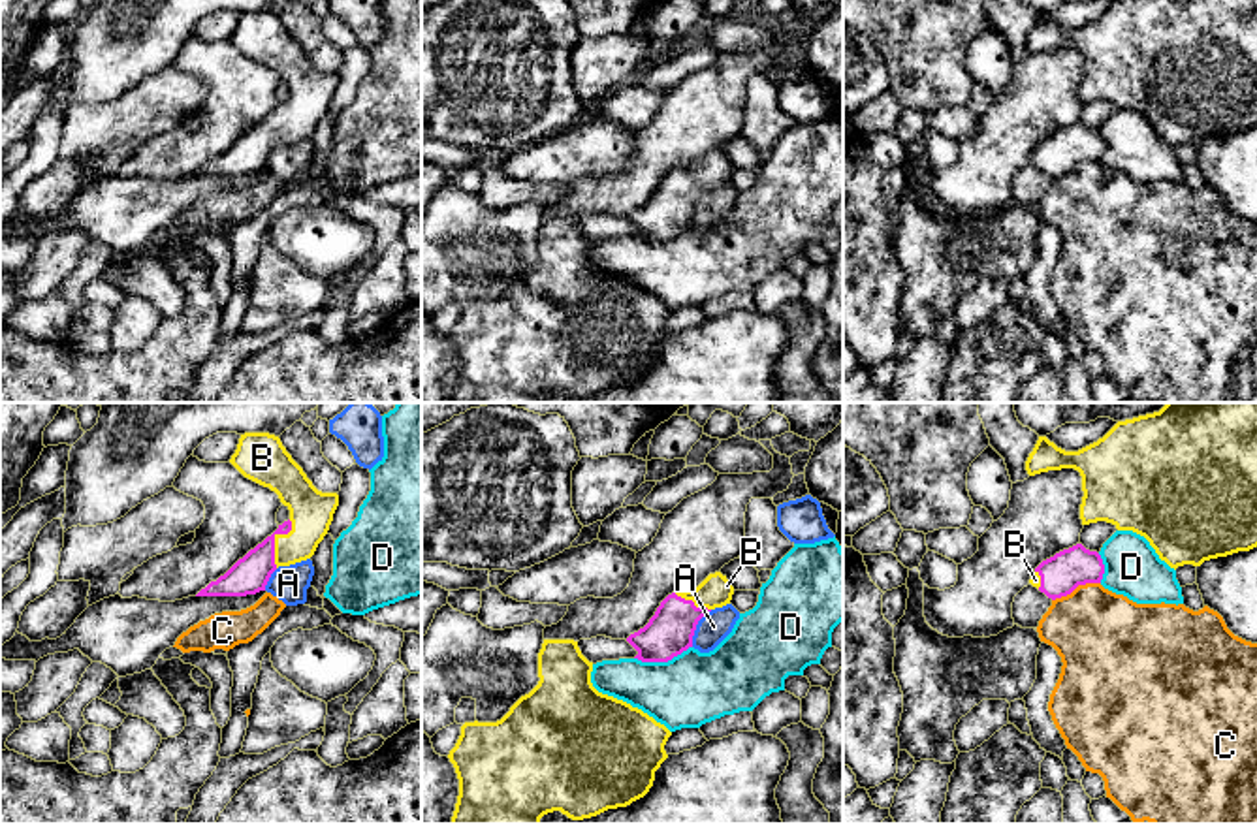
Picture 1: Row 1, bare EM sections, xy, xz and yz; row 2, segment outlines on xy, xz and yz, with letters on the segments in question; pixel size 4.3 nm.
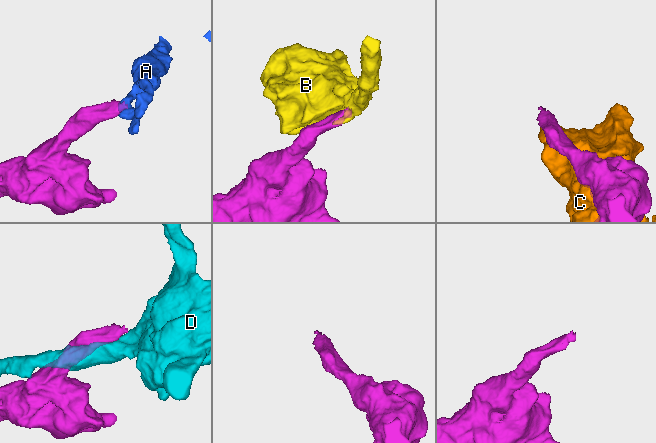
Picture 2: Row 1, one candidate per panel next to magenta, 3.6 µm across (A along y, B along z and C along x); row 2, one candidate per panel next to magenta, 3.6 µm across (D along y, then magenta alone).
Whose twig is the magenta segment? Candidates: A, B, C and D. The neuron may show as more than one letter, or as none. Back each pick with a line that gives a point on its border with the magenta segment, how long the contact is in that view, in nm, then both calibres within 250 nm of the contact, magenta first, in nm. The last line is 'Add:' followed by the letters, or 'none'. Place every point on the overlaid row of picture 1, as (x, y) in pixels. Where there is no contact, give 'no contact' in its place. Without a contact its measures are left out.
B: meets magenta in xy at (273, 540); contact 220 nm long; 160 nm thick on the magenta side, 190 nm on the other
Add: B

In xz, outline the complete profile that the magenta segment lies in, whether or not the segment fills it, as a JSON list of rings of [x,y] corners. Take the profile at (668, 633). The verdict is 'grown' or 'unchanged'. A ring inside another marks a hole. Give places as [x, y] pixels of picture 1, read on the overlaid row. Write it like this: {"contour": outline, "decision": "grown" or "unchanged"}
{"contour": [[[721,572],[709,574],[696,589],[668,594],[649,623],[627,642],[642,662],[668,662],[692,647],[698,621],[715,608],[730,604],[734,587]]], "decision": "grown"}

